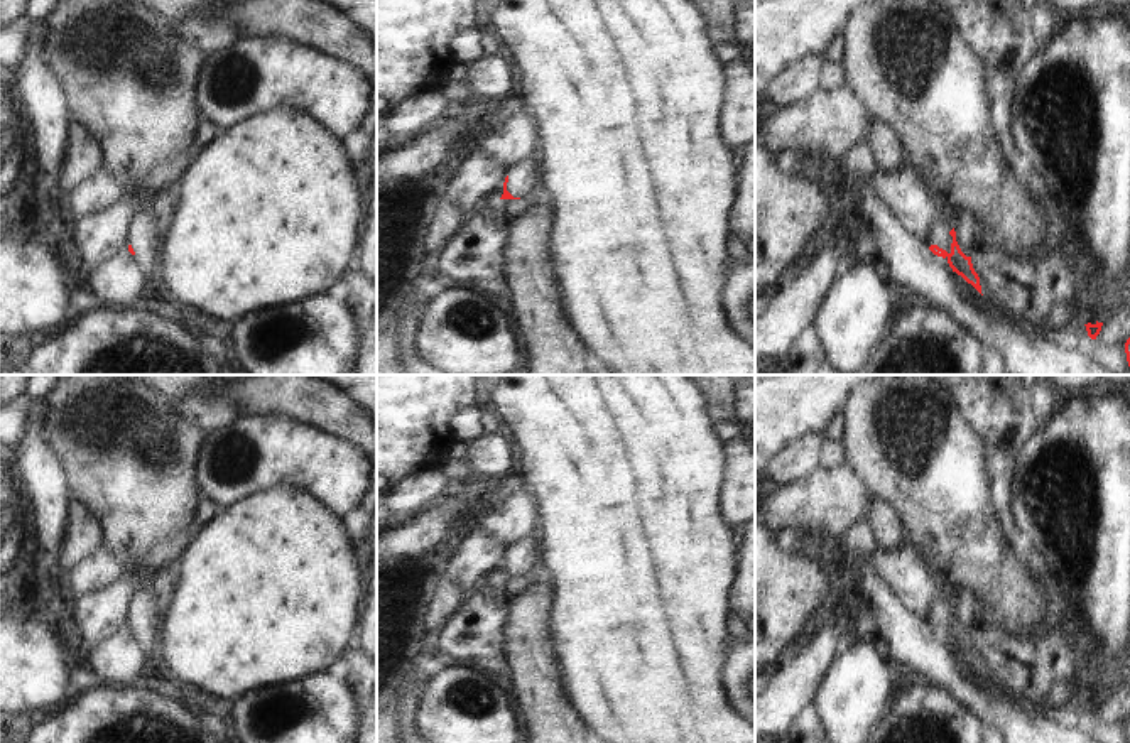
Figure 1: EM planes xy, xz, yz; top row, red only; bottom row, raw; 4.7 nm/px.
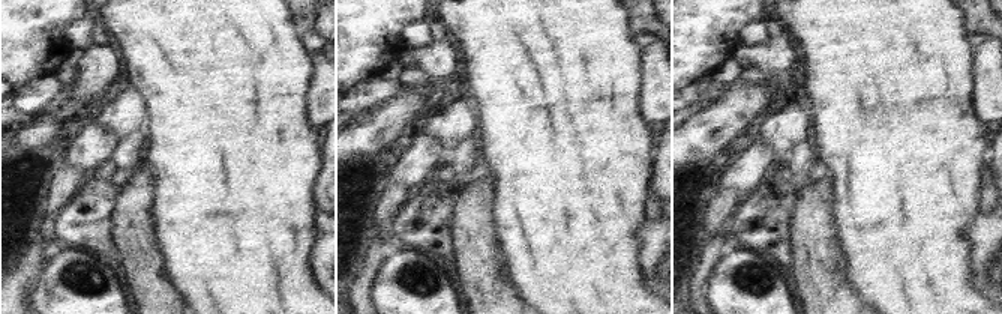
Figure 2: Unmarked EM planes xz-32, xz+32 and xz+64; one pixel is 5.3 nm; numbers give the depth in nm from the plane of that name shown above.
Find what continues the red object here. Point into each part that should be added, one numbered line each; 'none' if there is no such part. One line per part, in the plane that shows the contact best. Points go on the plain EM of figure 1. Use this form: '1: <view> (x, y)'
1: yz (941, 615)

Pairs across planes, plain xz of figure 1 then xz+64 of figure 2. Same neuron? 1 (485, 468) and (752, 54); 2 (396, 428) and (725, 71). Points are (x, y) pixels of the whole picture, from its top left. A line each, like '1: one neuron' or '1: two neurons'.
1: one neuron
2: two neurons

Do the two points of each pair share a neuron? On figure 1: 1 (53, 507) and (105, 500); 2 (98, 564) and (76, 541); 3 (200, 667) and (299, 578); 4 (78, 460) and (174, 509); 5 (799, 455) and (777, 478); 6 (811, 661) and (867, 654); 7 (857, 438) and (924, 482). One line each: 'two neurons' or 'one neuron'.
1: two neurons
2: two neurons
3: one neuron
4: one neuron
5: one neuron
6: two neurons
7: one neuron

